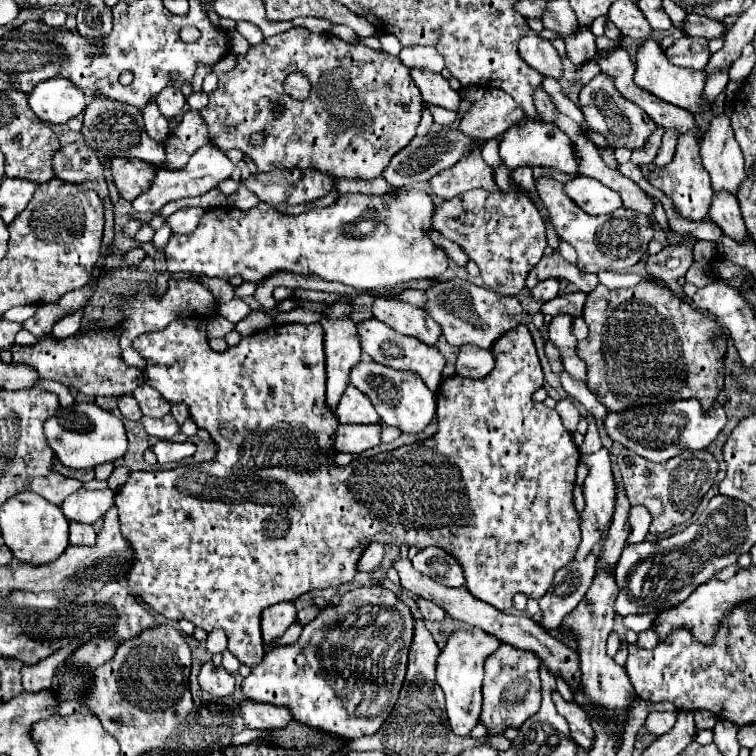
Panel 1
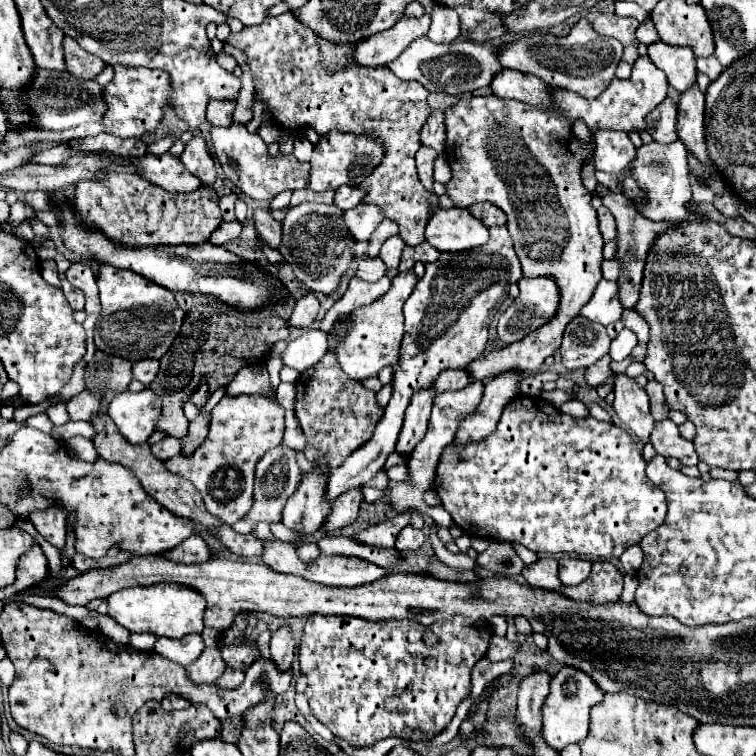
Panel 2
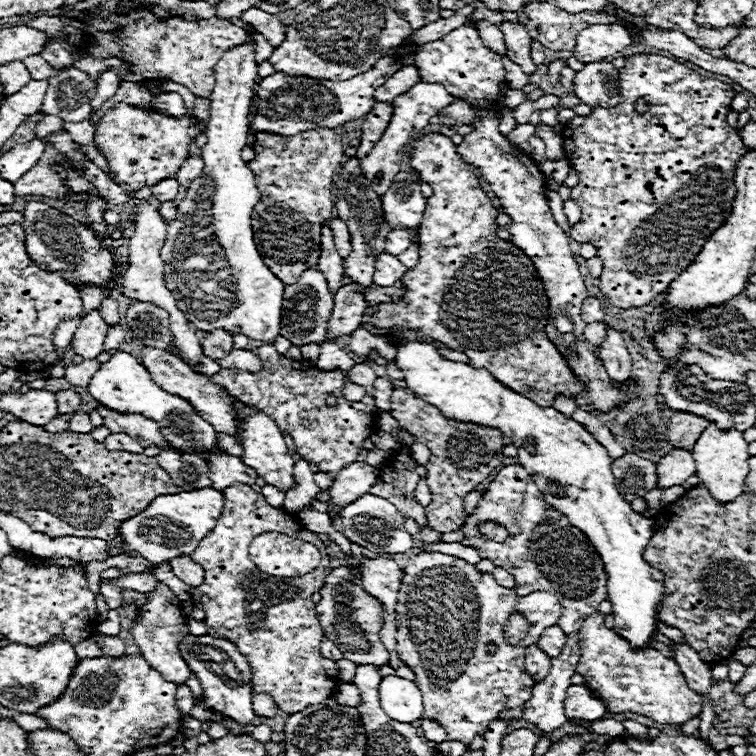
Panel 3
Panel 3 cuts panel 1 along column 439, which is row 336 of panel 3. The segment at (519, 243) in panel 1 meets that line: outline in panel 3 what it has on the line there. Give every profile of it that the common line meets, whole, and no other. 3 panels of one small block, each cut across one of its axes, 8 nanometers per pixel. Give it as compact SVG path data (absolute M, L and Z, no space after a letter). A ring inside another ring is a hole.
M214 330L214 332L206 334L206 338L202 340L202 354L212 358L212 360L224 358L232 350L234 350L234 344L232 344L232 334L230 332Z

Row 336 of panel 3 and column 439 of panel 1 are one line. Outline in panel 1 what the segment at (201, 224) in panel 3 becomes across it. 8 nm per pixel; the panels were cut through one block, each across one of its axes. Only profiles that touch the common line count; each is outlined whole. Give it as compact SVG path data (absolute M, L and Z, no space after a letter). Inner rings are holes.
M422 190L396 192L388 198L340 194L336 204L300 216L282 214L264 202L248 212L224 206L206 210L192 234L172 234L164 256L170 272L186 270L224 280L240 276L258 284L282 270L370 290L444 274L446 254L428 238L432 212L432 198Z

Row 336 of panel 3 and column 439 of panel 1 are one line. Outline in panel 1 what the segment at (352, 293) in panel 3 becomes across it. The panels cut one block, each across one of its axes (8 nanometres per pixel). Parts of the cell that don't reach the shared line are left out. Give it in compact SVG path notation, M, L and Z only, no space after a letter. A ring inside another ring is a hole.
M376 298L372 302L372 314L396 332L414 336L428 346L434 346L442 334L436 320L428 316L424 308L402 302L398 298Z

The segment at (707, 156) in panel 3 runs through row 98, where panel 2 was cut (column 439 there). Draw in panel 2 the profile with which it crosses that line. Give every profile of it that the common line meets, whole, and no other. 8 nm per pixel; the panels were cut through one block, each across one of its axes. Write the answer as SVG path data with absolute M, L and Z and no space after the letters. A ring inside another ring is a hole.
M312 614L310 620L306 620L298 648L300 670L308 676L306 698L312 714L334 736L344 738L356 746L370 746L390 736L412 742L434 738L452 722L458 704L470 696L470 672L474 664L488 652L492 626L490 622L484 624L484 620L480 620L480 624L472 624L464 616L454 616L450 620L432 624L428 630L440 638L440 644L436 648L426 648L422 644L426 626L412 620L370 622L356 616Z

